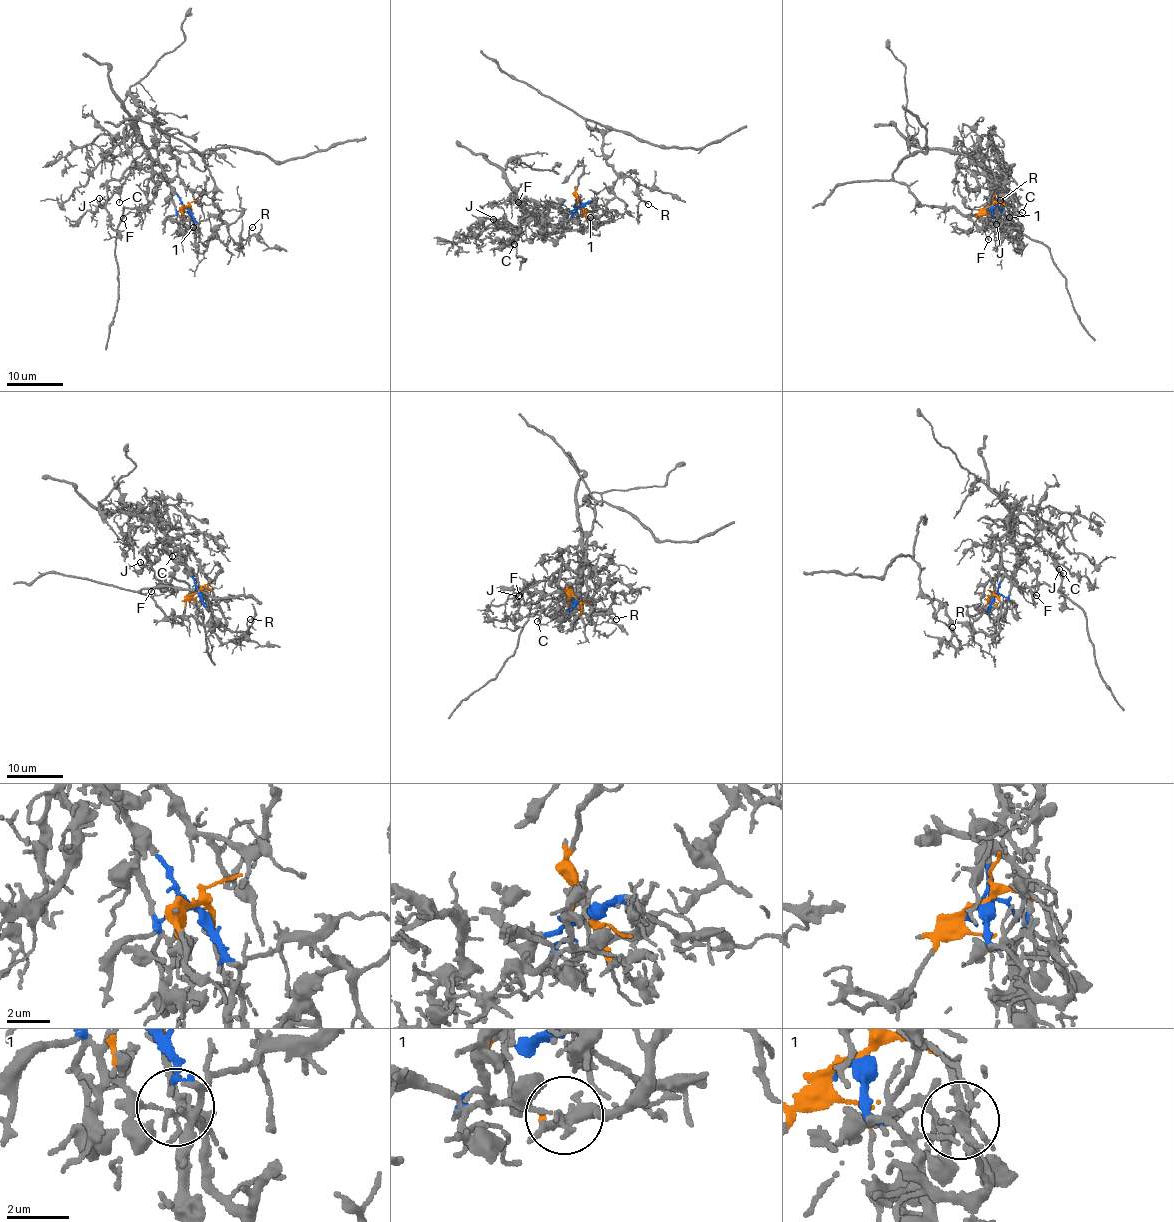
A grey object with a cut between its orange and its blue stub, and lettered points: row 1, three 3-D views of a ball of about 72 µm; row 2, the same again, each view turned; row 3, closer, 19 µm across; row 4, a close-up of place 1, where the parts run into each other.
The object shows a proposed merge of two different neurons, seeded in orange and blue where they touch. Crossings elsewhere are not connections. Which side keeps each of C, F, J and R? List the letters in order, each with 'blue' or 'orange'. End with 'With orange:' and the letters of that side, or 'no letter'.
C: blue
F: blue
J: blue
R: orange
With orange: R

